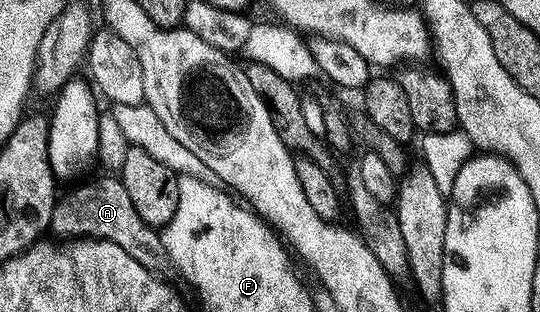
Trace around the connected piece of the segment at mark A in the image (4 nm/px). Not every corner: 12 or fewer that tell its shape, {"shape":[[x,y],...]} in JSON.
{"shape":[[116,176],[57,201],[51,233],[113,242],[156,268],[164,239]]}

